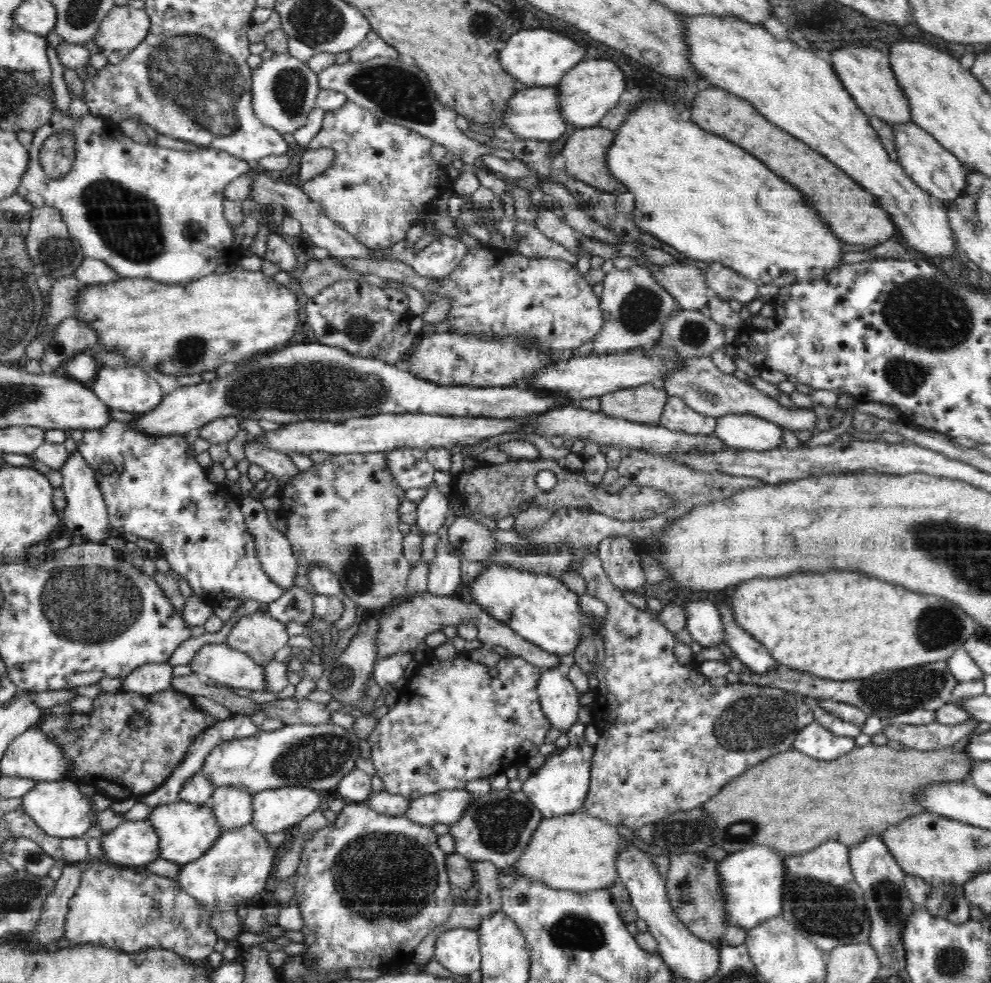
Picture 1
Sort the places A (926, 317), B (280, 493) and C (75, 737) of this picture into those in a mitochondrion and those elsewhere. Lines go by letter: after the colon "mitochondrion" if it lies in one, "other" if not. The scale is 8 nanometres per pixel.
A: mitochondrion
B: other
C: mitochondrion

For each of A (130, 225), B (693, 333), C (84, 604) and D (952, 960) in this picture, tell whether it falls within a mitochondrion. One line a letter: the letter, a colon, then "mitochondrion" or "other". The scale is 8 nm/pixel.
A: mitochondrion
B: mitochondrion
C: mitochondrion
D: mitochondrion

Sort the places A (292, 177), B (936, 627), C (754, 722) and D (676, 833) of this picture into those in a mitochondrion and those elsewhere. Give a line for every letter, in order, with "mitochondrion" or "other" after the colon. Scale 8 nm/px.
A: other
B: mitochondrion
C: mitochondrion
D: mitochondrion

